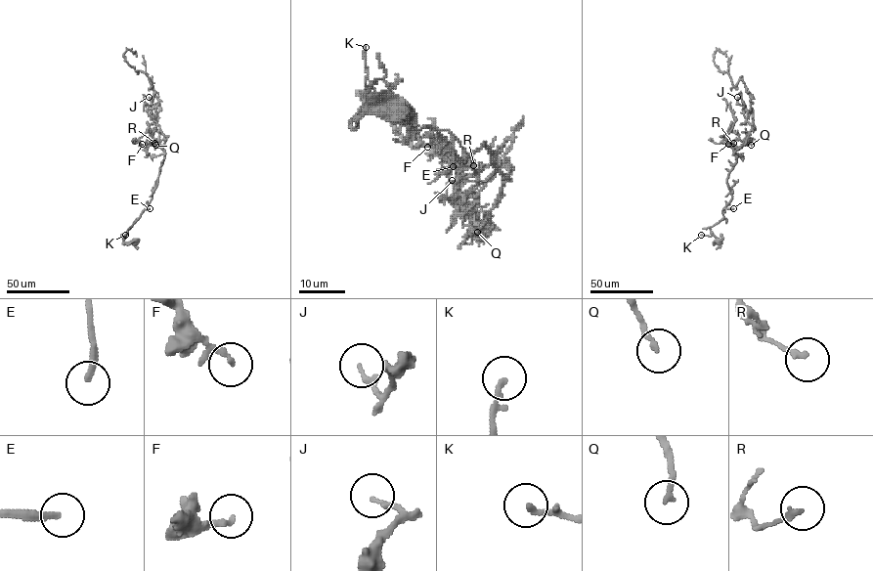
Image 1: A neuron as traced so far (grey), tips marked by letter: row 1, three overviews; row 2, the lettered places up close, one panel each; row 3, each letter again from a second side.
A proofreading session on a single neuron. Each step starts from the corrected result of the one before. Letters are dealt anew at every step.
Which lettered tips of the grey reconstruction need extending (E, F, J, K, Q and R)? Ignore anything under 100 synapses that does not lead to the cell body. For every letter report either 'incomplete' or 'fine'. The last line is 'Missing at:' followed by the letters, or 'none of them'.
E: incomplete
F: fine
J: fine
K: fine
Q: fine
R: fine
Missing at: E

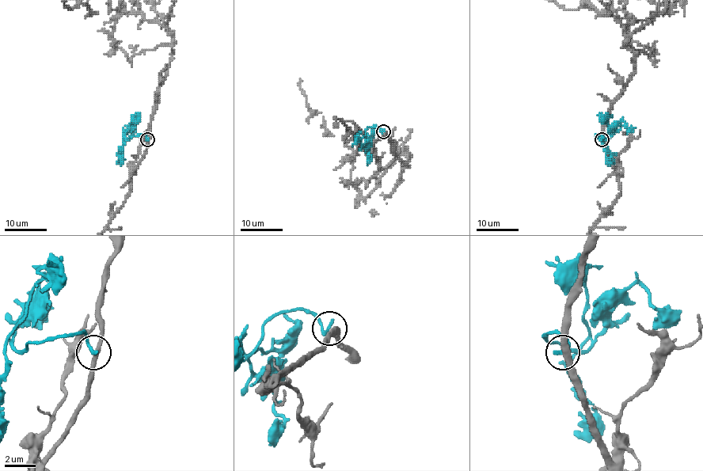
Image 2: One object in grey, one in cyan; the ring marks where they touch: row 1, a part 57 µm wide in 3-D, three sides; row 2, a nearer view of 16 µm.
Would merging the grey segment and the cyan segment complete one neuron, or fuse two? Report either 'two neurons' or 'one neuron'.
two neurons

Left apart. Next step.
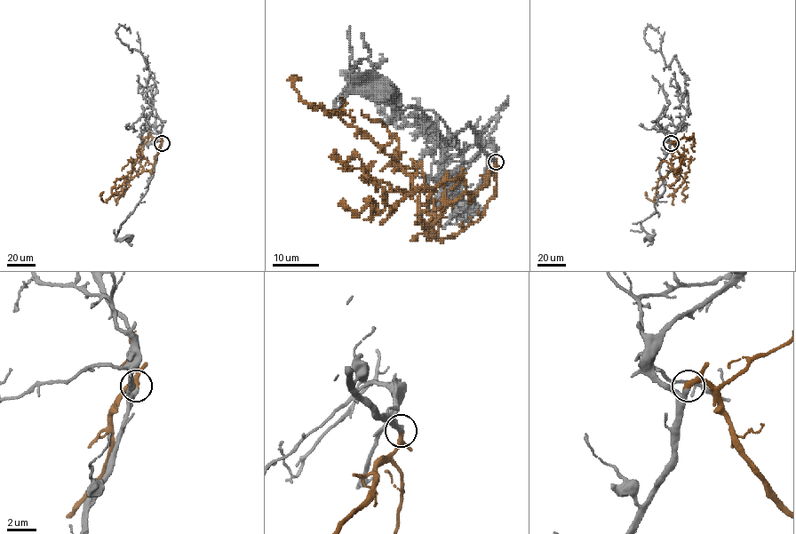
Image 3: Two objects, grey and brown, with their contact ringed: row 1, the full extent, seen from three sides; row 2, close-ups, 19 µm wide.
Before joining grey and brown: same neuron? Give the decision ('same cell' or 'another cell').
same cell

